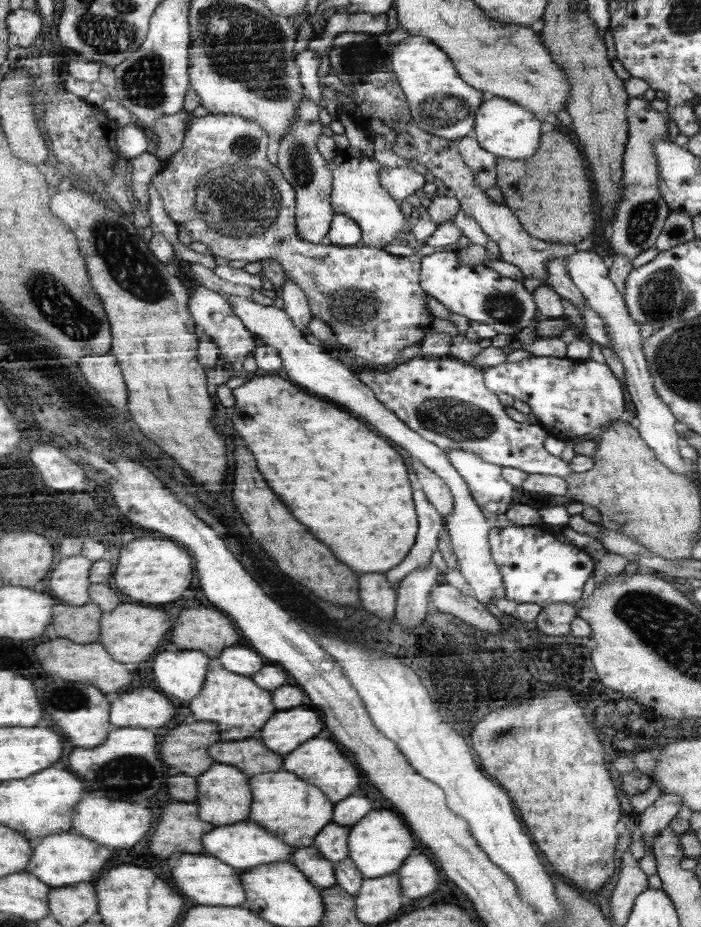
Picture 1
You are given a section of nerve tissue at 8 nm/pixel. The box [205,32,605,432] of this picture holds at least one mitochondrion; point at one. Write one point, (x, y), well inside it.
(348, 305)

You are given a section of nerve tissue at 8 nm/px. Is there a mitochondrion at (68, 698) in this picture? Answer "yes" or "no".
yes

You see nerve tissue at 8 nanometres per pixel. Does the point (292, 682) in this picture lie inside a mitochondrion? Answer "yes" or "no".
no

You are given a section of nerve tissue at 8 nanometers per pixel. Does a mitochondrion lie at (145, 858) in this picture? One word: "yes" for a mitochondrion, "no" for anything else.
no

